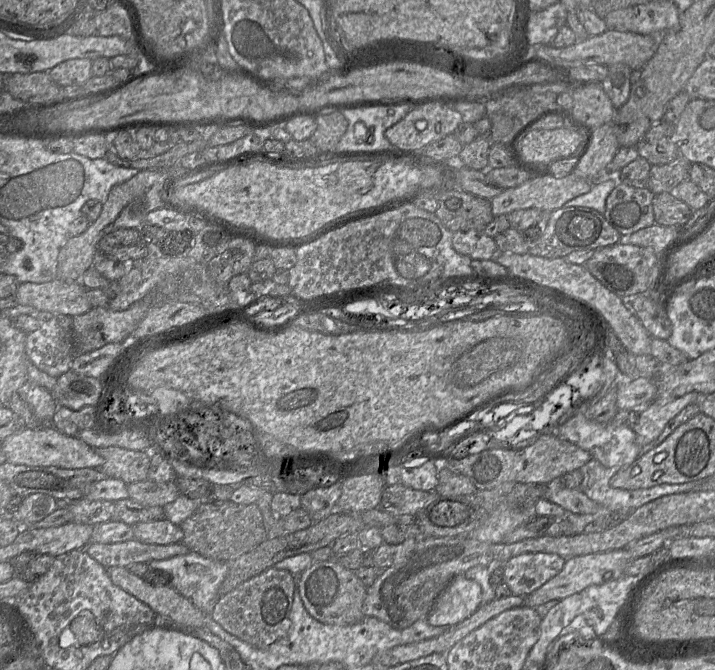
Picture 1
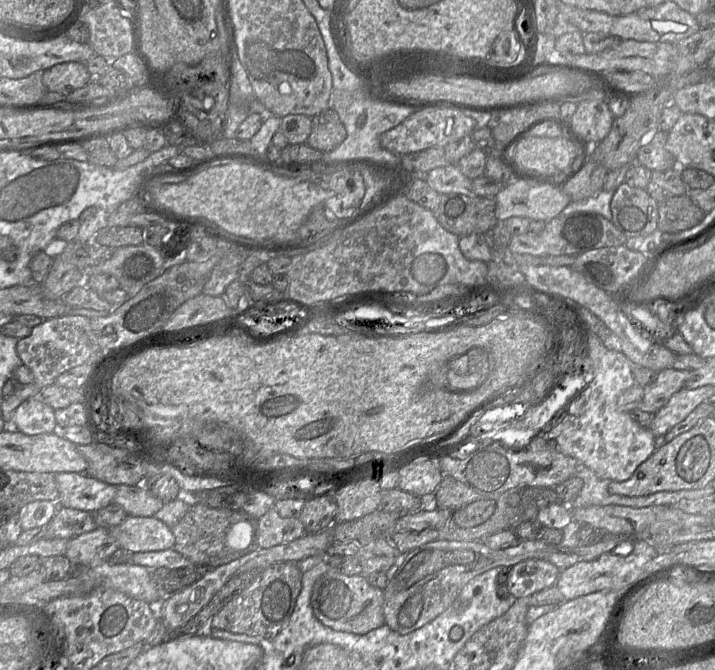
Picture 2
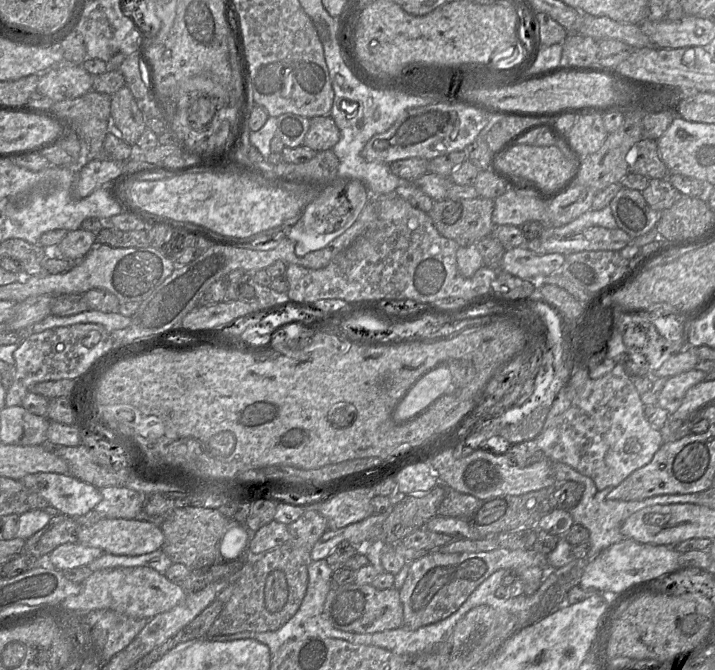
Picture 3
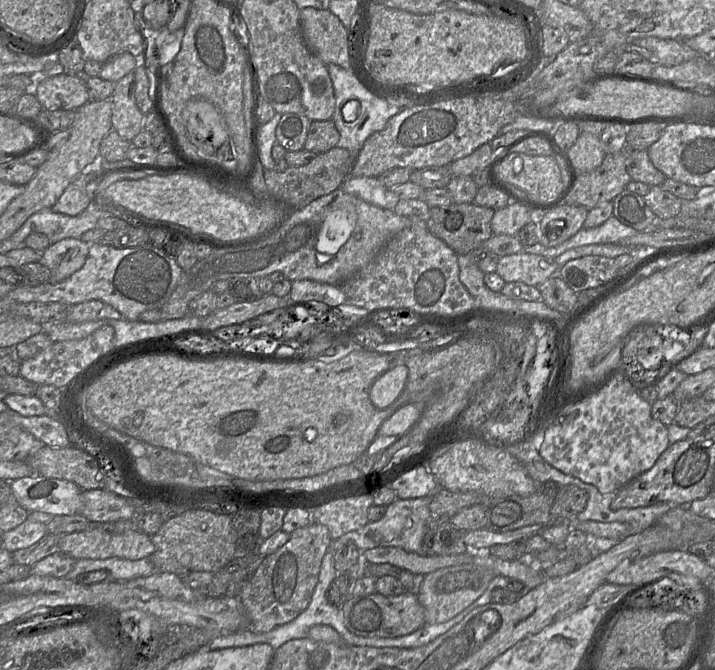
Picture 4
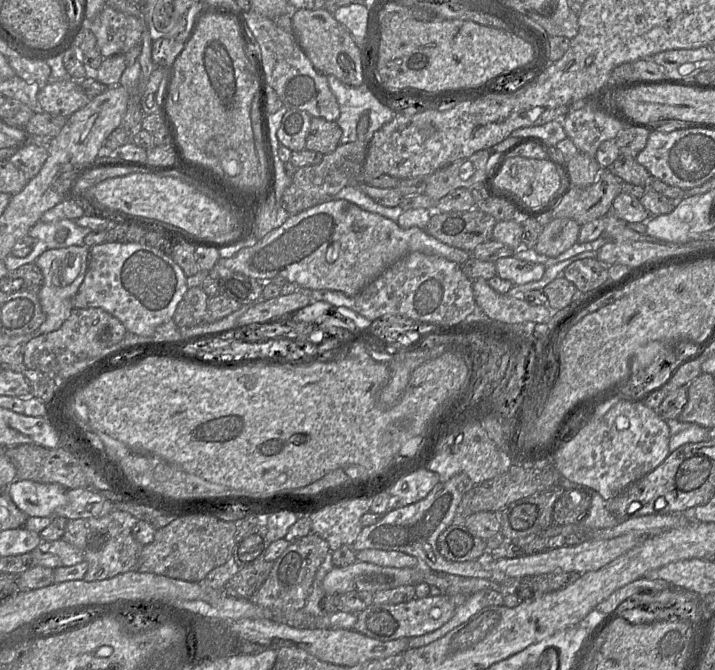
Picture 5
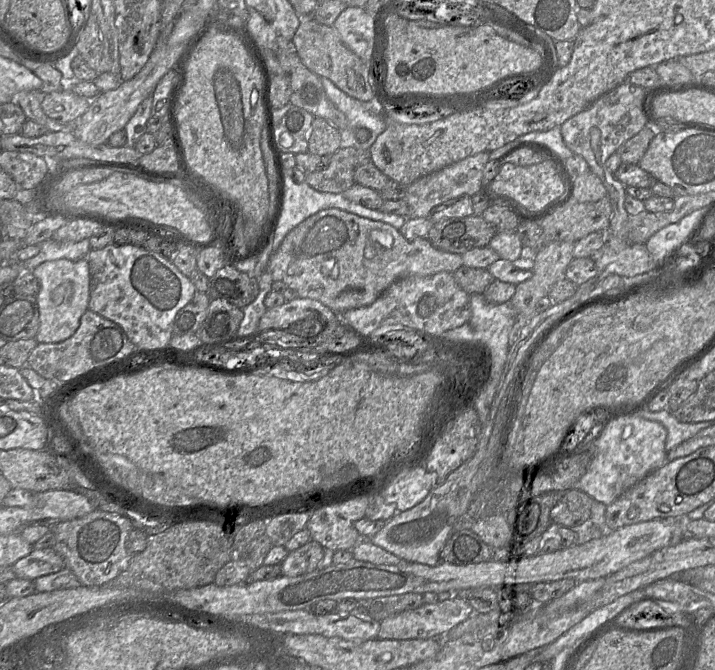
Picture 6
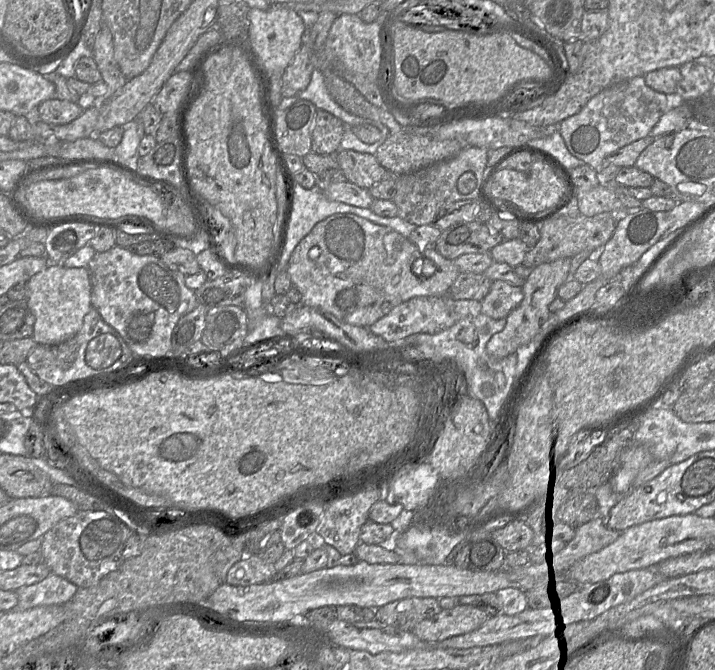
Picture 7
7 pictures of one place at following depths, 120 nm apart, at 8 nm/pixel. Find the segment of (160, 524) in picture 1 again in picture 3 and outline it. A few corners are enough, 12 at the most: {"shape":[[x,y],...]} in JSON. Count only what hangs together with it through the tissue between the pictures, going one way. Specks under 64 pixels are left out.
{"shape":[[103,518],[80,527],[77,543],[113,555],[161,549],[161,528]]}

